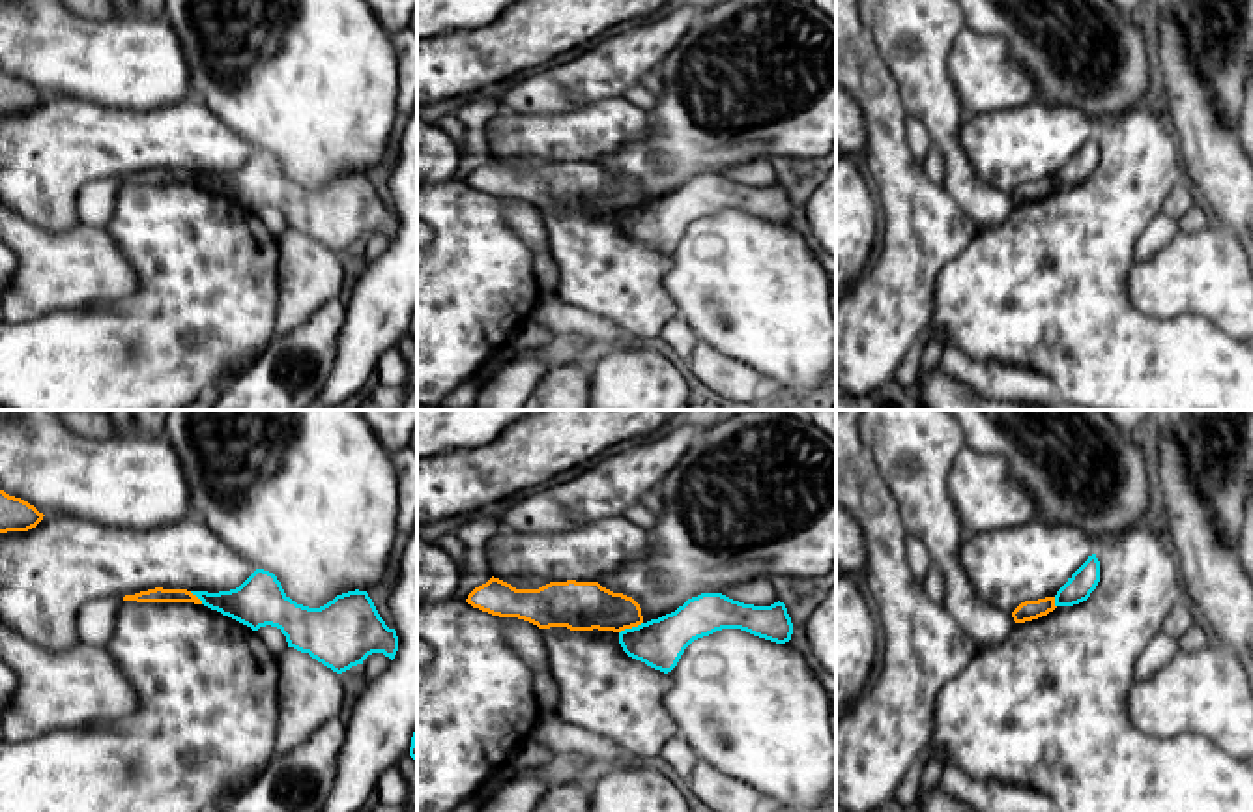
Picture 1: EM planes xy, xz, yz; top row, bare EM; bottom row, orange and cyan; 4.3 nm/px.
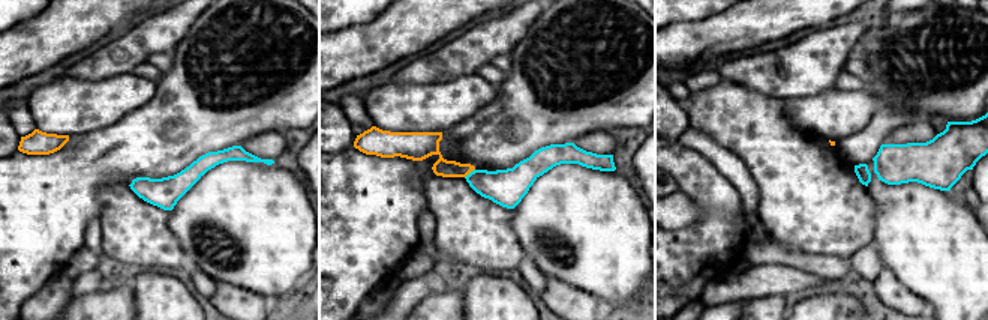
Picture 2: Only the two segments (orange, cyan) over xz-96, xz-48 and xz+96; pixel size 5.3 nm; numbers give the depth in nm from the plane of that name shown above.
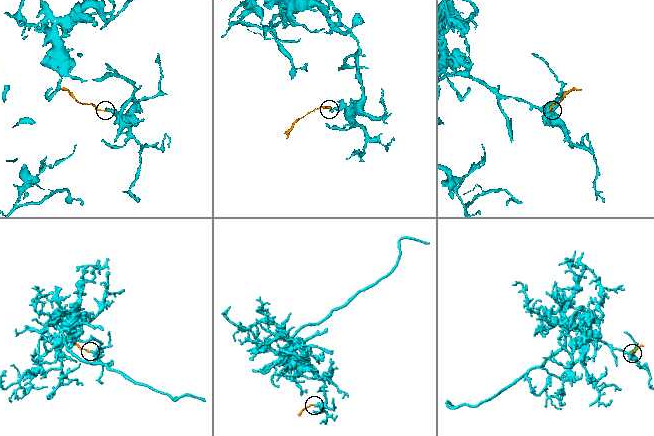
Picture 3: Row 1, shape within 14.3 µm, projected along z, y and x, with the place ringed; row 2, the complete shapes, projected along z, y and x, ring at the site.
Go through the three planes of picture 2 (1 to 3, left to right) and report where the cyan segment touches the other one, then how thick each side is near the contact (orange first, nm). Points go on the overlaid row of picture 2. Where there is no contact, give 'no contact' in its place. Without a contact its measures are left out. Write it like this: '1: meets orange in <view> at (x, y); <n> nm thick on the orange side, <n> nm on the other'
1: no contact
2: meets orange in xz-48 at (470, 172); 100 nm thick on the orange side, 200 nm on the other
3: no contact

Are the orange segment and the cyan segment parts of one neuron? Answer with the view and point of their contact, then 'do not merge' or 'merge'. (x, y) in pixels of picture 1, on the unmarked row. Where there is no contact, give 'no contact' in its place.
xz (631, 208) | do not merge

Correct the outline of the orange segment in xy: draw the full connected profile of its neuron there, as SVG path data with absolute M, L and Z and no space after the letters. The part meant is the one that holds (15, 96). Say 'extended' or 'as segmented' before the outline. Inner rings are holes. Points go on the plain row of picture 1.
as segmented; M0 71L0 114L28 112L36 109L43 97L45 95L28 82Z

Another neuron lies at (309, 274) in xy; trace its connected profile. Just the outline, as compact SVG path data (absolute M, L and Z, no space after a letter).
M288 228L279 243L279 305L271 341L295 329L322 305L340 297L344 264L340 254L309 234Z

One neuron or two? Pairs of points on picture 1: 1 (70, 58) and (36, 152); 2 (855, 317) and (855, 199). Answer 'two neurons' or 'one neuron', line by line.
1: two neurons
2: two neurons

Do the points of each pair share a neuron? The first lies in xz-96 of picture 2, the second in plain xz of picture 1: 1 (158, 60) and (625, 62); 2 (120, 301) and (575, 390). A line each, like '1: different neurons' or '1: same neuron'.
1: different neurons
2: same neuron

